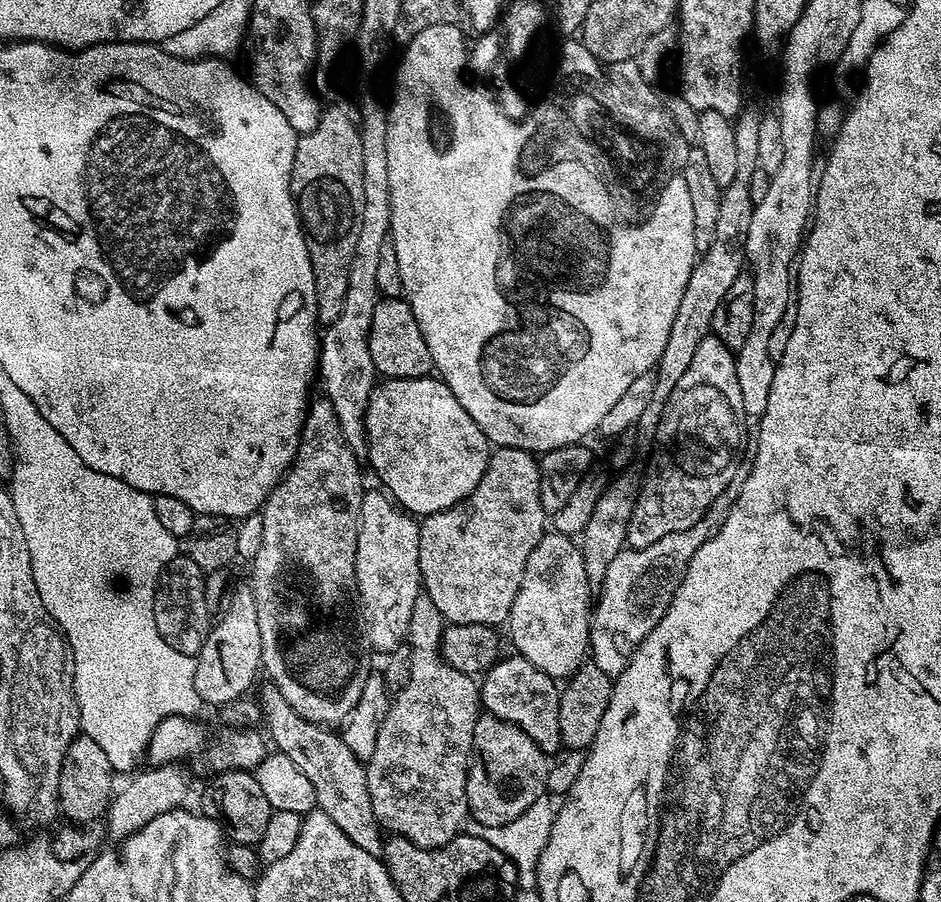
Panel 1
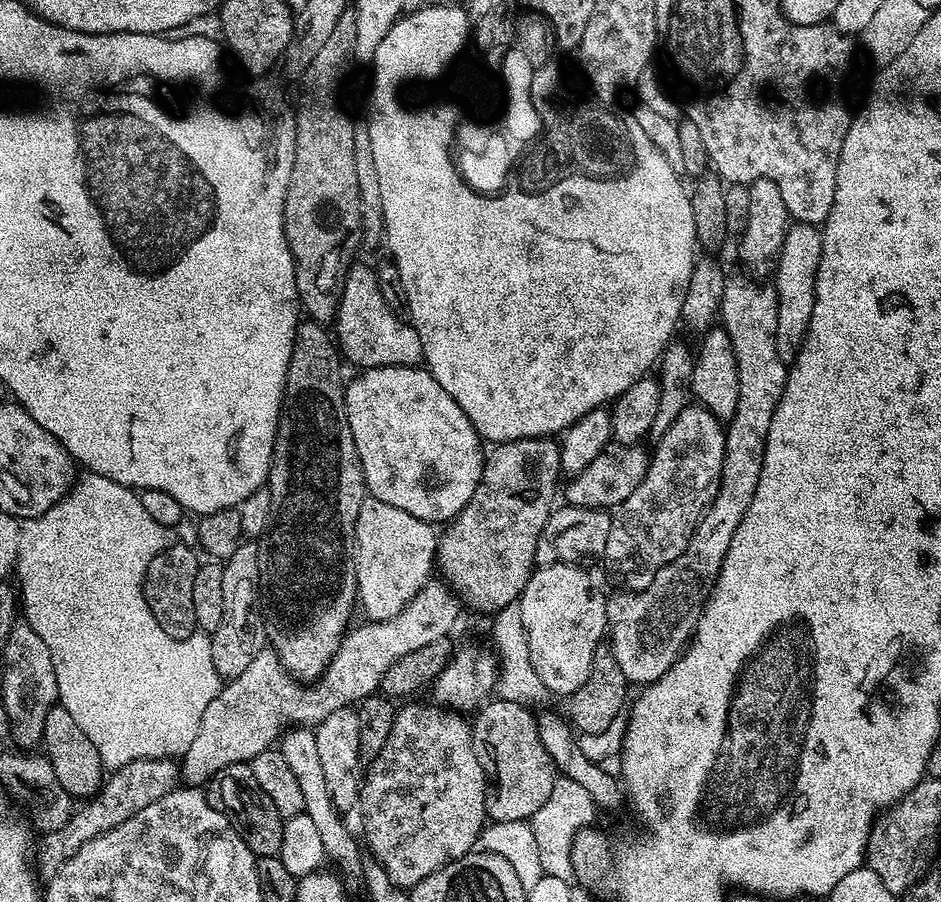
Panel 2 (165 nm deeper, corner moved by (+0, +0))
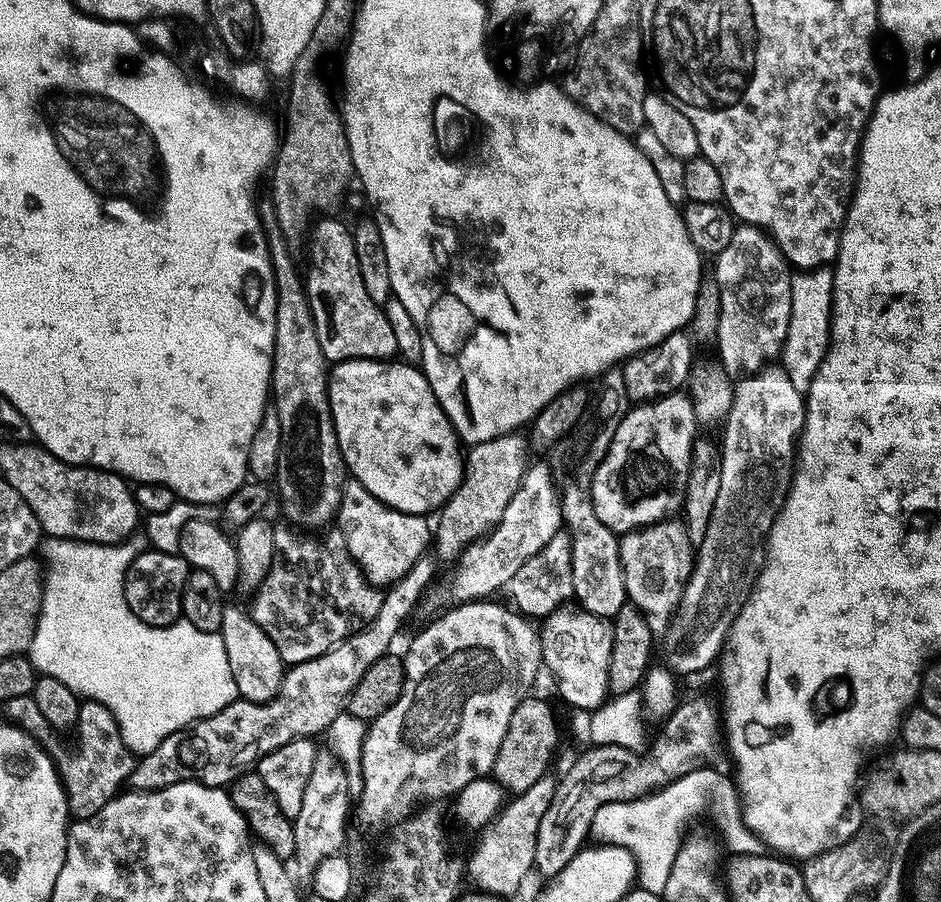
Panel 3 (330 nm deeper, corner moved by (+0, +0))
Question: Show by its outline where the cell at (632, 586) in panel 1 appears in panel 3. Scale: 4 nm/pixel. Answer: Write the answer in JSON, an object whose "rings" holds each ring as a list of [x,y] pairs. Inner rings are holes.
{"rings":[[[764,366],[740,379],[735,381],[728,419],[723,421],[722,424],[722,428],[724,428],[724,440],[722,439],[722,443],[720,444],[720,473],[722,474],[722,482],[719,483],[718,496],[714,498],[713,509],[710,511],[707,535],[699,541],[698,551],[694,556],[692,573],[688,576],[687,584],[684,585],[684,593],[680,599],[680,605],[676,608],[676,612],[673,613],[672,620],[669,621],[668,629],[662,633],[665,660],[663,660],[663,663],[673,673],[679,674],[681,677],[683,677],[682,675],[688,676],[691,672],[700,672],[703,668],[710,667],[711,664],[713,667],[717,663],[724,646],[724,638],[728,634],[728,627],[736,621],[736,615],[739,614],[740,607],[744,605],[744,601],[748,599],[748,593],[752,591],[754,573],[757,571],[758,566],[763,565],[766,555],[764,547],[768,539],[768,531],[770,531],[773,522],[776,520],[776,516],[780,513],[780,508],[784,505],[784,498],[788,494],[788,486],[794,479],[794,461],[798,455],[797,448],[800,431],[804,428],[805,393],[794,390],[794,382],[790,382],[790,378],[785,374],[783,367],[780,366]]]}

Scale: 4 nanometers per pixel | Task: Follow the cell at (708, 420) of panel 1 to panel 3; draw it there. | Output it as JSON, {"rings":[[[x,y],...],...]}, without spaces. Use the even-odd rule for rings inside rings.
{"rings":[[[663,518],[656,524],[647,524],[619,537],[620,565],[628,600],[633,608],[644,613],[646,626],[650,626],[654,634],[668,629],[694,563],[694,540],[688,533],[688,524],[683,519],[674,519]]]}

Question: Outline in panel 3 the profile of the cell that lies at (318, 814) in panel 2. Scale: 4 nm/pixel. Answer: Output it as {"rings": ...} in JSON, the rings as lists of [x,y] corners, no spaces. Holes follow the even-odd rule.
{"rings":[[[232,606],[225,607],[219,633],[226,646],[226,658],[230,658],[230,674],[234,674],[237,697],[255,704],[264,704],[275,698],[280,693],[286,665],[274,642],[266,638],[264,631],[252,621],[251,615]]]}

